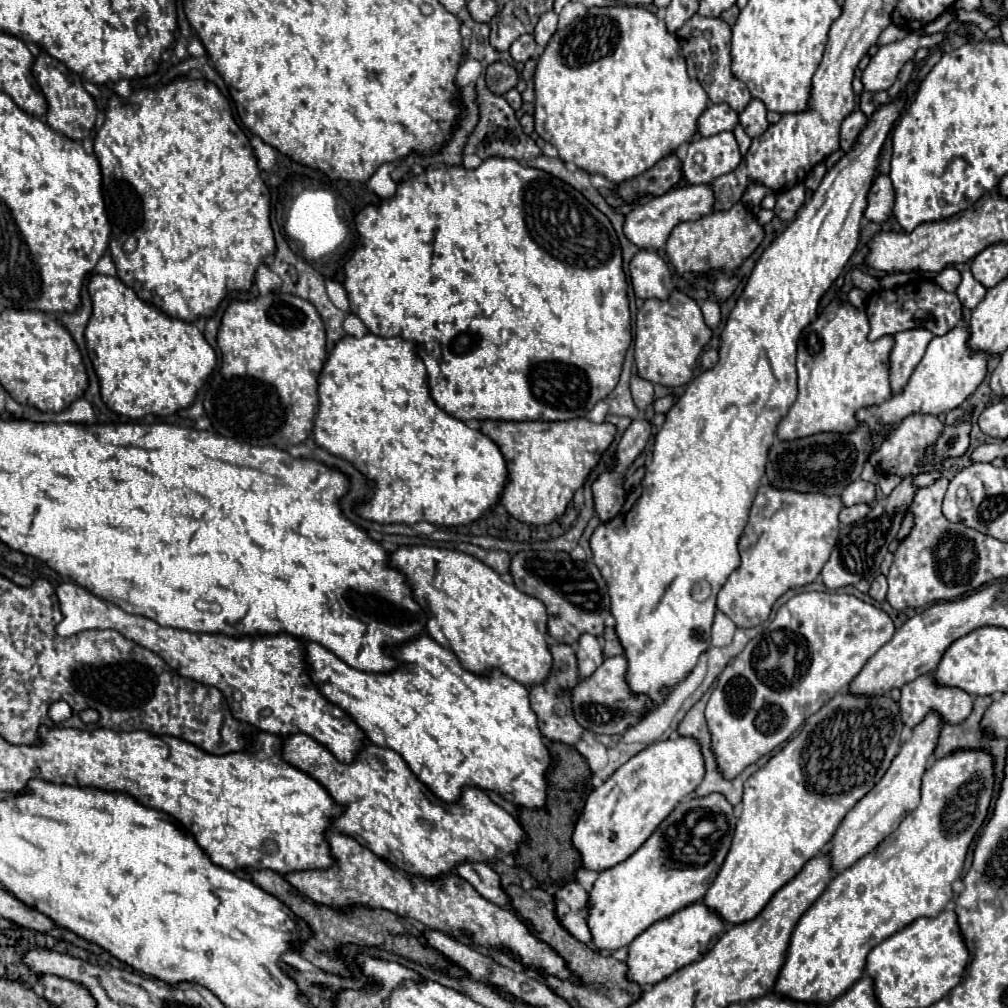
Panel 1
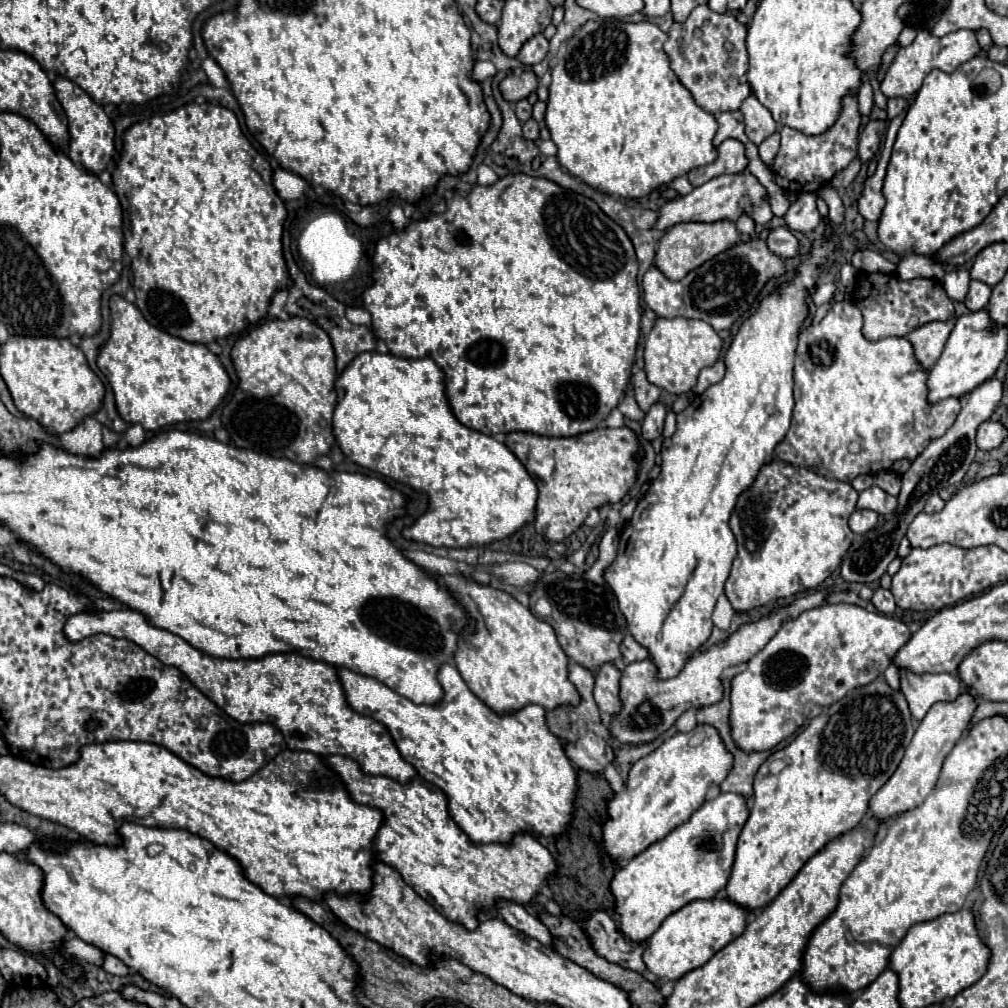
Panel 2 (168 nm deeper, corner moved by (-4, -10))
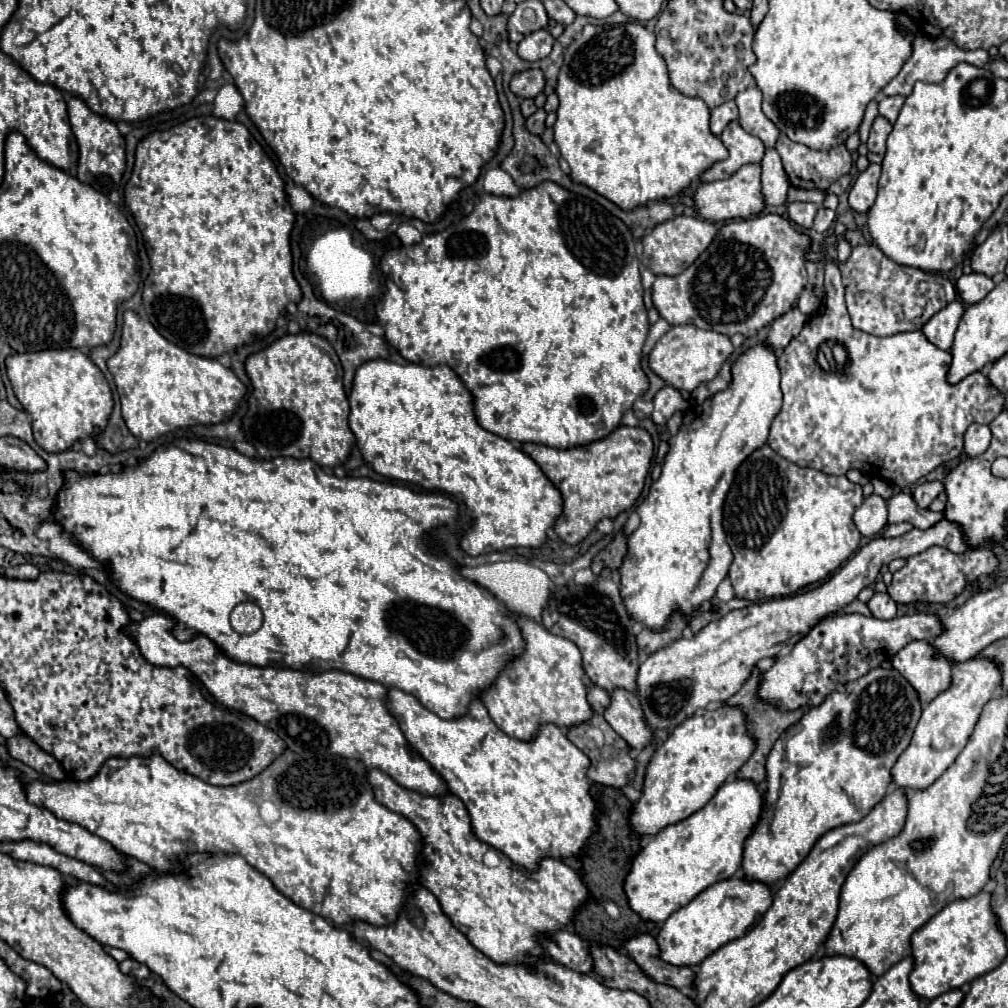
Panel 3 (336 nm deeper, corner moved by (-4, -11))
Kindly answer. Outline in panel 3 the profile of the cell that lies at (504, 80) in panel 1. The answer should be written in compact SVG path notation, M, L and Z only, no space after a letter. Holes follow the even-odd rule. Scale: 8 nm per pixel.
M541 70L519 72L511 78L511 84L509 84L511 92L517 98L535 98L539 92L543 92L543 86L545 86L545 78Z

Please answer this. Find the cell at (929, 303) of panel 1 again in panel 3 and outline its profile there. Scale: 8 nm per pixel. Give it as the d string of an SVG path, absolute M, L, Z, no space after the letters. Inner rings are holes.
M873 244L853 248L849 260L839 268L843 274L845 298L853 326L873 336L893 336L917 330L917 326L911 324L913 318L921 318L921 324L925 324L933 314L957 298L955 286L941 274L901 266L889 260Z

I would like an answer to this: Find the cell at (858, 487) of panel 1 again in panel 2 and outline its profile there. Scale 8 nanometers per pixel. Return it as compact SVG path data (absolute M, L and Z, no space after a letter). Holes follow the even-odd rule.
M877 485L865 489L859 493L859 501L857 501L859 509L873 509L881 515L889 515L895 511L897 507L897 497L887 495L885 491L881 491Z

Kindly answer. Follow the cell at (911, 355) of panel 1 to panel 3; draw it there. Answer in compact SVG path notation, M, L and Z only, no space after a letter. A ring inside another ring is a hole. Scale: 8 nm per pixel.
M951 302L947 308L943 308L941 312L937 312L923 328L921 332L925 334L925 338L935 344L941 350L949 350L951 342L953 342L953 334L957 330L957 324L963 316L963 306L961 302Z

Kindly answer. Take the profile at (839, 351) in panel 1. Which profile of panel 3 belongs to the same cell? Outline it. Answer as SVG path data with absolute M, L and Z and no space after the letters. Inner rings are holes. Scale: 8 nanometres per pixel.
M813 248L805 250L805 260L823 264L825 300L809 318L803 332L795 336L779 356L783 410L773 420L767 444L779 456L803 468L815 468L833 476L845 476L851 468L857 468L867 476L887 476L887 480L897 482L895 486L901 488L927 476L937 466L959 458L963 450L963 434L969 424L989 424L1001 412L1005 396L991 388L981 372L963 378L957 386L949 386L945 374L951 354L935 348L919 330L887 338L855 330L845 306L845 288L839 266ZM821 348L827 350L829 370L823 370L817 362Z

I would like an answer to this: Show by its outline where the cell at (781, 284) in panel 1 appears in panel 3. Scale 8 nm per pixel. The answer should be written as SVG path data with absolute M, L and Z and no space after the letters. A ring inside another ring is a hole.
M761 342L737 356L737 360L731 364L729 386L707 398L701 406L701 414L697 414L691 422L681 424L679 432L669 438L669 452L661 468L661 476L657 482L653 482L647 498L643 498L637 508L641 524L627 538L627 554L619 568L623 604L629 616L641 622L645 628L663 630L673 612L681 612L685 622L691 622L691 612L715 596L717 586L727 576L733 562L733 552L725 540L721 524L723 502L743 460L767 444L771 424L781 412L781 406L783 392L777 356L767 342Z

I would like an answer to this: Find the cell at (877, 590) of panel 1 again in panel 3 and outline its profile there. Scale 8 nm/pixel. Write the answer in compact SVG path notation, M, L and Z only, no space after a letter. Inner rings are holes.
M875 592L873 598L867 602L867 606L873 612L873 616L881 618L881 620L891 620L897 614L897 604L889 594L877 594Z

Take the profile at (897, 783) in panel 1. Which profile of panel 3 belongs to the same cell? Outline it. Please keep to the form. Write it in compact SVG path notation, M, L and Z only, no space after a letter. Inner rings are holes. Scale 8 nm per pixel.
M975 656L973 660L953 664L951 688L941 692L935 700L931 700L923 708L911 744L907 746L903 756L899 756L899 760L891 770L893 786L903 790L929 788L953 764L955 756L963 750L983 706L991 700L991 694L999 684L1001 684L1001 672L997 664L993 664L983 656Z

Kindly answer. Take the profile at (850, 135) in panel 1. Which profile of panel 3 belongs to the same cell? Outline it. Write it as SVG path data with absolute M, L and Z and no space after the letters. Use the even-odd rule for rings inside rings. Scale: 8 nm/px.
M877 116L873 122L869 140L867 140L867 150L877 152L877 154L885 154L885 144L887 144L887 136L891 134L891 128L893 126L883 116Z

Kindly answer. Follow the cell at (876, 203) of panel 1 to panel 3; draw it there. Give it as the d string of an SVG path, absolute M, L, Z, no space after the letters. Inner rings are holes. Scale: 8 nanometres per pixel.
M871 164L865 172L859 174L859 178L855 180L855 184L851 186L851 192L849 192L849 206L855 212L865 214L875 204L879 176L881 176L881 166L879 164Z

